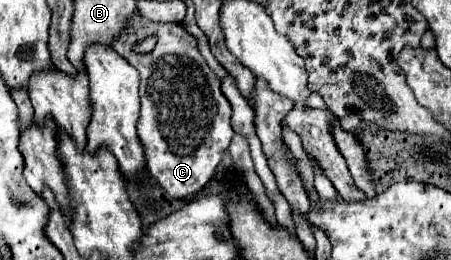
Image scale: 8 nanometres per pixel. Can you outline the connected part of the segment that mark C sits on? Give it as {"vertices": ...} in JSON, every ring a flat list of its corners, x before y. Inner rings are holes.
{"vertices":[[135,16,131,30,113,44,113,50,129,60,141,74,141,118,137,130,145,146,149,174,157,178,169,196,193,196,213,178,233,138,233,110,221,92,221,82,201,58,195,36,191,36,183,24,157,24],[149,36,157,36,153,52,135,52,133,46]]}

